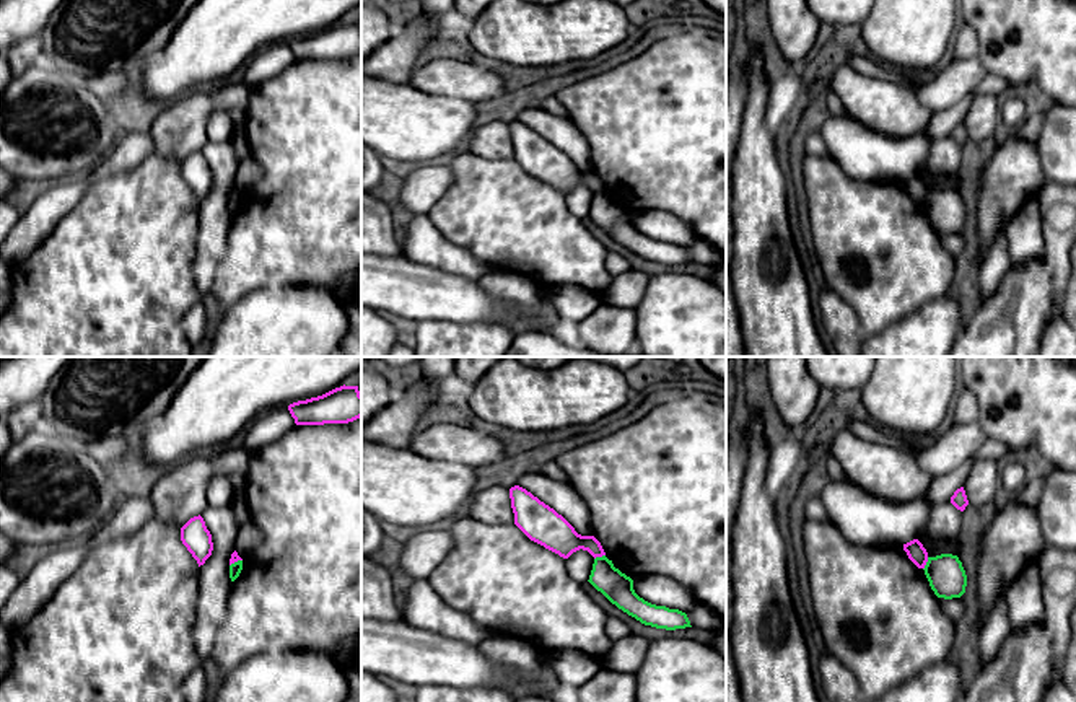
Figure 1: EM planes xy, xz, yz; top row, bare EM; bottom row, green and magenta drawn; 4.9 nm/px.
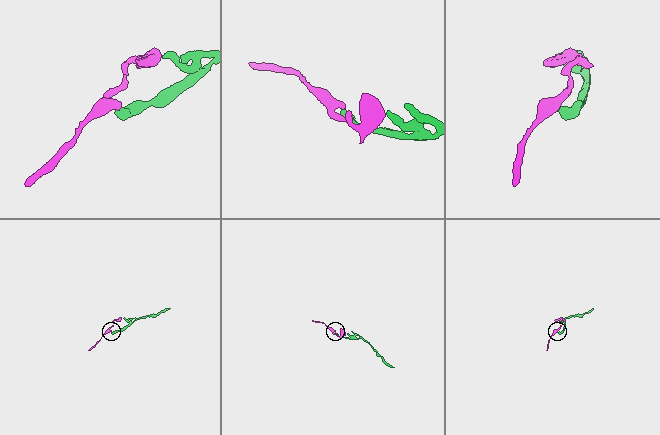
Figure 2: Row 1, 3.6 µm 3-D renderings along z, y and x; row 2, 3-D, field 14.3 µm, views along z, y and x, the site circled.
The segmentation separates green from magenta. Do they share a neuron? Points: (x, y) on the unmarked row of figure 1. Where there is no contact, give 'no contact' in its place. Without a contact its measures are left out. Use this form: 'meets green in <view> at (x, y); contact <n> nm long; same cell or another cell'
meets green in yz at (927, 199); contact 70 nm long; another cell

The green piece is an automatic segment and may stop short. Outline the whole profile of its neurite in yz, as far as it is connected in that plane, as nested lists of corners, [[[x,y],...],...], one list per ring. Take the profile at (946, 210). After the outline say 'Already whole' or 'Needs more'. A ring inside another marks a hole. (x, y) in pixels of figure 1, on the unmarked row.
[[[957,191],[928,192],[923,205],[938,233],[952,235],[965,228],[967,210]]]. Already whole

